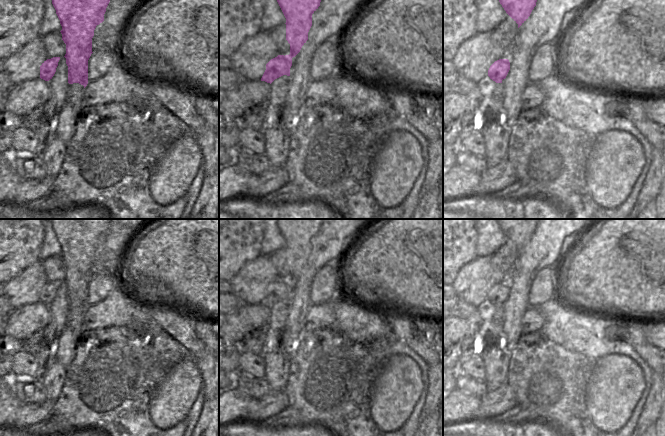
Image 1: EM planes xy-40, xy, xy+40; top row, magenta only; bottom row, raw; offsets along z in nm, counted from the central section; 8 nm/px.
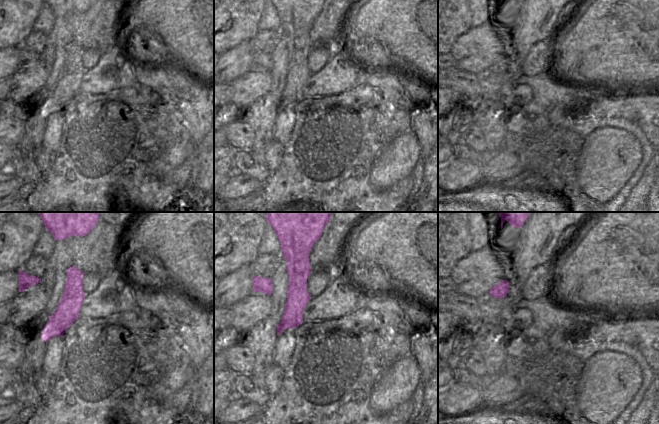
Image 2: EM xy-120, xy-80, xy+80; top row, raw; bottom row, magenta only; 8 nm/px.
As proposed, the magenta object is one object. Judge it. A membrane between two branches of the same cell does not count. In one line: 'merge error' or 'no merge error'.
merge error

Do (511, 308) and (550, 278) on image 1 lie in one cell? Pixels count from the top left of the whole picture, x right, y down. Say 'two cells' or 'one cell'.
two cells

